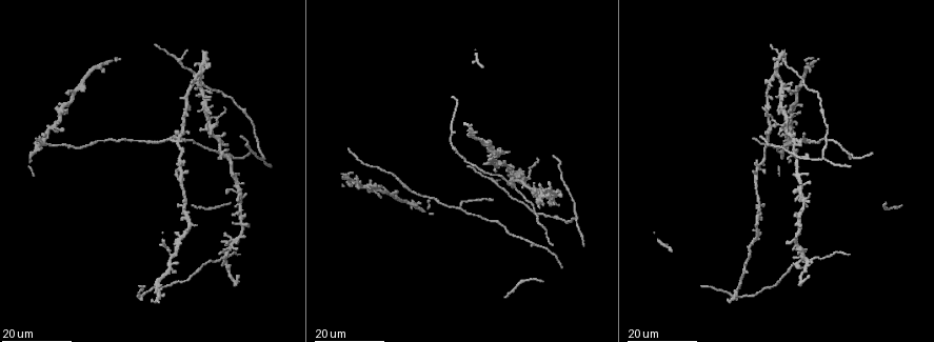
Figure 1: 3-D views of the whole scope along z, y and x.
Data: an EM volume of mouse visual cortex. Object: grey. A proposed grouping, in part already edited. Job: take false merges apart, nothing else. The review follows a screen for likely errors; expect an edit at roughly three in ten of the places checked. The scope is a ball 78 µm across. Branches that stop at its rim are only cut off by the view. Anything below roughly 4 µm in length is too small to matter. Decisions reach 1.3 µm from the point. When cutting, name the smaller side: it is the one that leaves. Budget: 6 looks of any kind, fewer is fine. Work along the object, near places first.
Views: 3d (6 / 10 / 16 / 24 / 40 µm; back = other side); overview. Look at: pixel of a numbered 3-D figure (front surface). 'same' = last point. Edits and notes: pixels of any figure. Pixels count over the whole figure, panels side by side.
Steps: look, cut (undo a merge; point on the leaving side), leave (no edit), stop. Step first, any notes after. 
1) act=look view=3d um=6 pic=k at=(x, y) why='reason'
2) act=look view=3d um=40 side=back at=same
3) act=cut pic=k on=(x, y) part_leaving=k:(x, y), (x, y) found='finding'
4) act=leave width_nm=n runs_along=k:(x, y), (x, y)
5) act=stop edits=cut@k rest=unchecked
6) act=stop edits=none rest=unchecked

act=look view=3d um=16 pic=1 at=(209, 126)

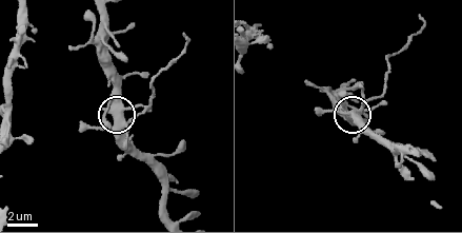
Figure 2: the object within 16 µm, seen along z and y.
act=look view=3d um=6 pic=2 at=(123, 109)

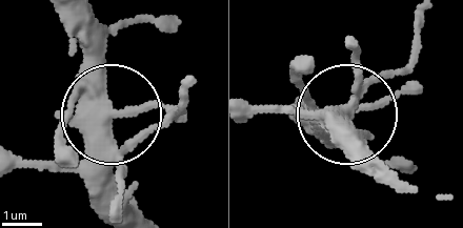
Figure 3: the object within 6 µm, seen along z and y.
act=leave found='all the same neuron'

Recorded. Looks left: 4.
act=look view=3d um=24 pic=1 at=(458, 208)

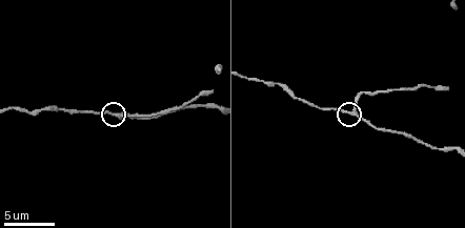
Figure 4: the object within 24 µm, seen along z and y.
act=look view=3d um=6 pic=4 at=(352, 111)

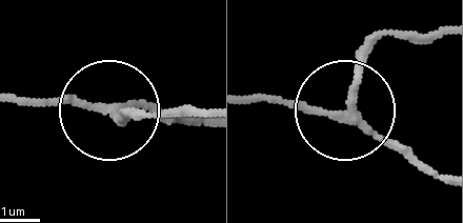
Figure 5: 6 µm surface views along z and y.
act=leave arms=3 found='one neuron here'

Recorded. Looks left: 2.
act=look view=3d um=16 pic=1 at=(821, 159) why='a fork'

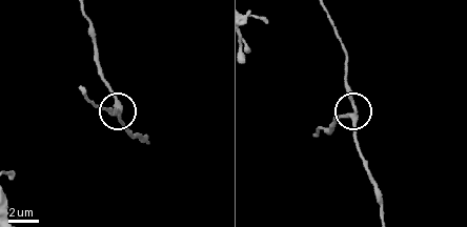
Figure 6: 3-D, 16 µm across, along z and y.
act=look view=3d um=6 pic=6 at=(356, 116)

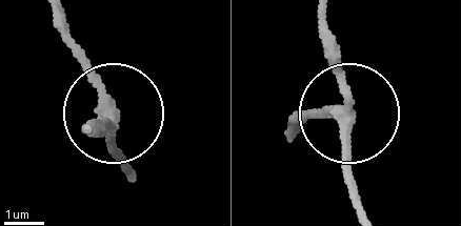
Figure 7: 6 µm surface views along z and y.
act=leave side_arm_um=9 arms=3 found='one neuron here'

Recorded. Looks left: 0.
act=stop edits=none rest=unchecked

